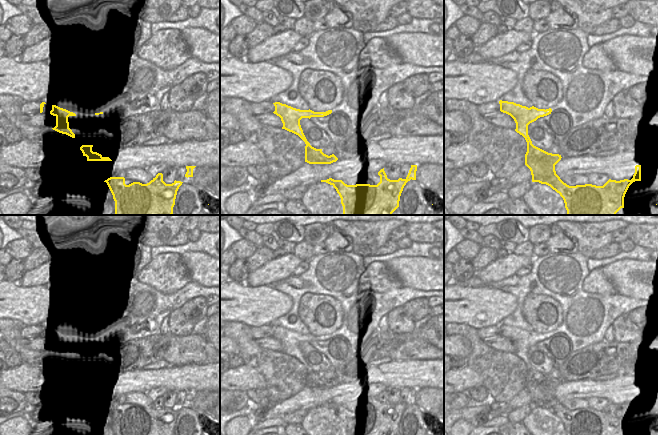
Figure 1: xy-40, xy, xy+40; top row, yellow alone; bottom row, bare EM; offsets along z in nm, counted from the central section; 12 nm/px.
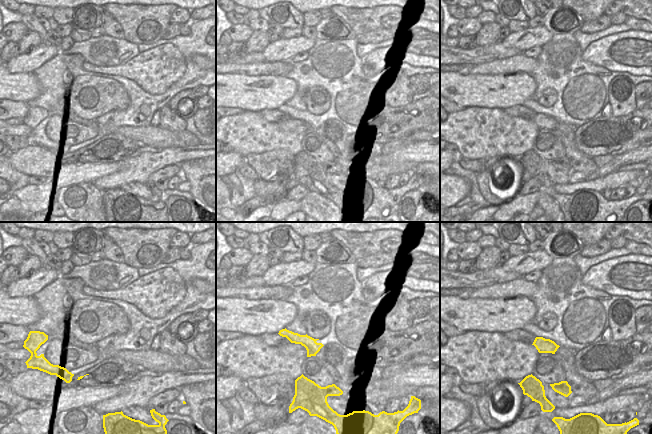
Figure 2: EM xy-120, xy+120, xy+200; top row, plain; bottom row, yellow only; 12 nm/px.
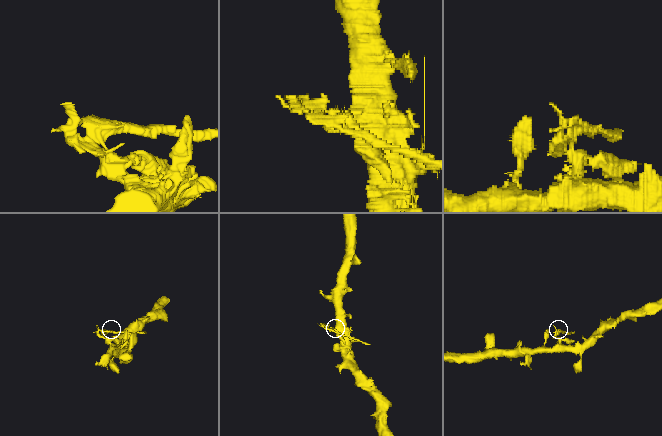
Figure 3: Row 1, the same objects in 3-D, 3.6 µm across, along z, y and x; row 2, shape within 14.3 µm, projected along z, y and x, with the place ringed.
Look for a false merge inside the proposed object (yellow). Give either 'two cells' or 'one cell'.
two cells

